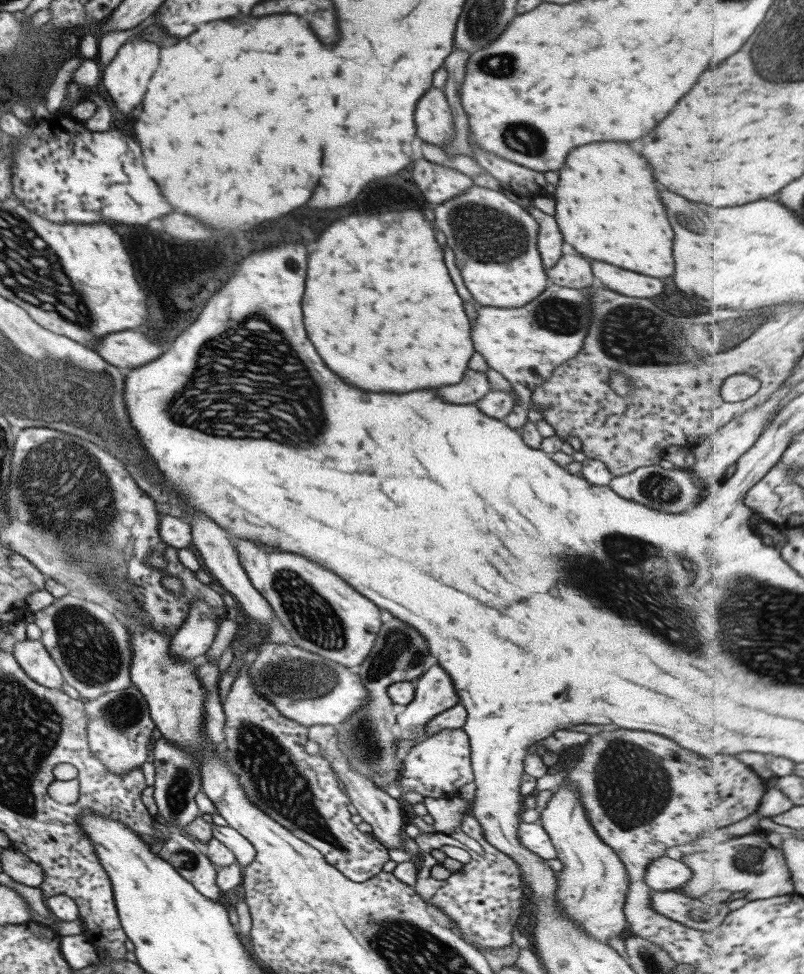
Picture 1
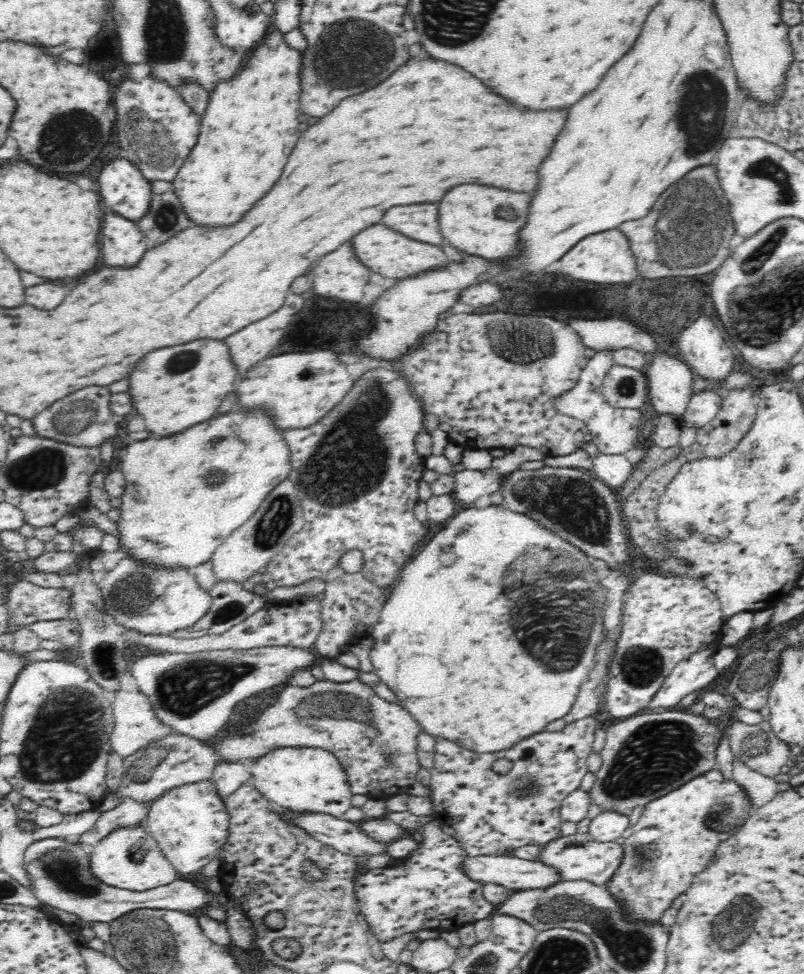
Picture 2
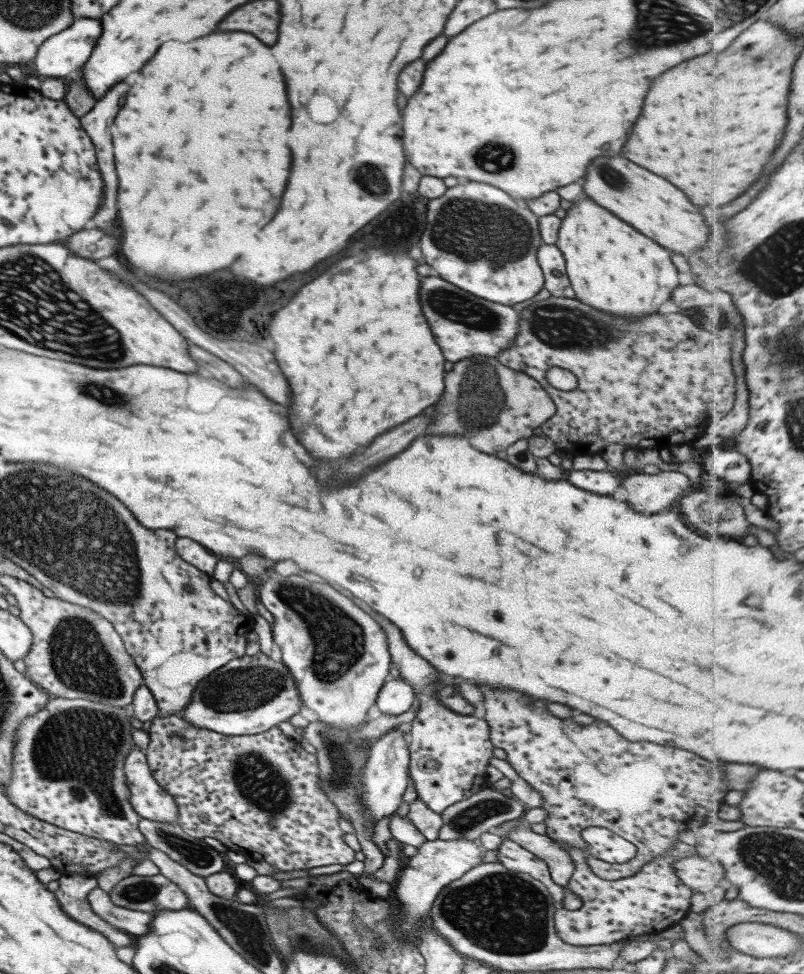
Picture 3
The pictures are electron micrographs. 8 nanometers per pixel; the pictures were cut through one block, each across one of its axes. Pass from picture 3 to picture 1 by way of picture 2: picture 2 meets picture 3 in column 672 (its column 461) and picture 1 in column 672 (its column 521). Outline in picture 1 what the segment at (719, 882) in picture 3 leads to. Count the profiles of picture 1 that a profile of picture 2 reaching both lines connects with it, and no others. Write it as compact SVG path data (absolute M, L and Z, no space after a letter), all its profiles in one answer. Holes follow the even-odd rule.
M667 856L652 859L643 874L643 881L651 892L679 890L689 878L689 867Z

